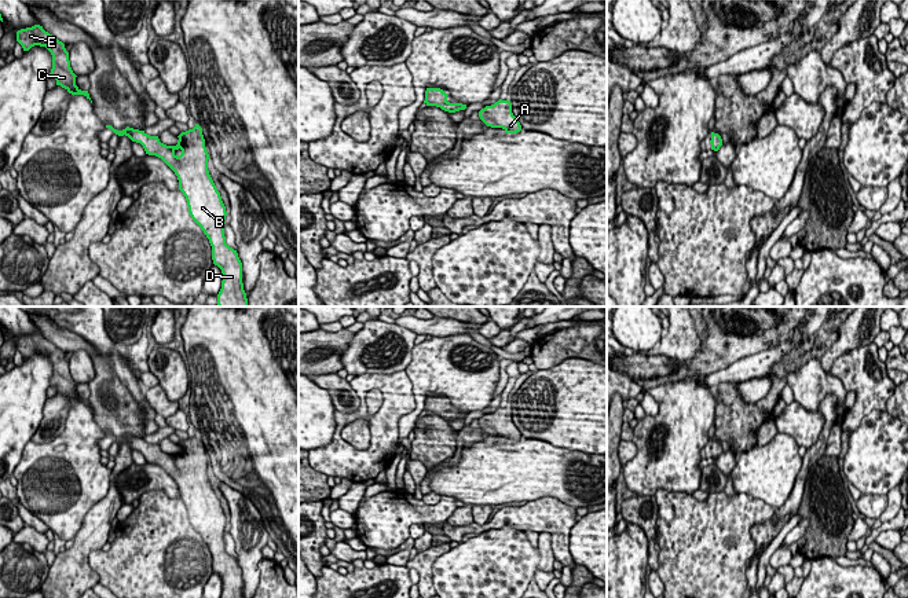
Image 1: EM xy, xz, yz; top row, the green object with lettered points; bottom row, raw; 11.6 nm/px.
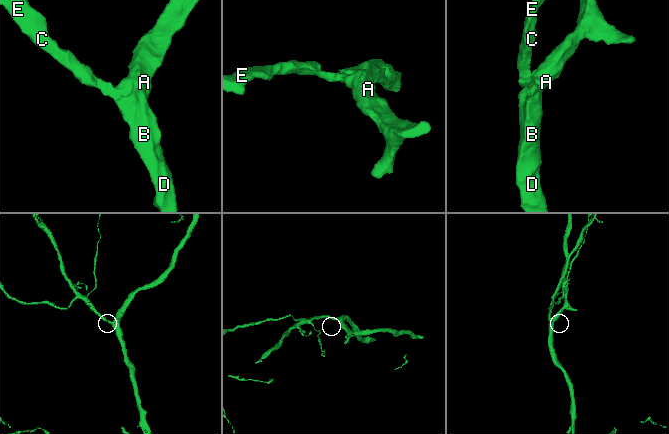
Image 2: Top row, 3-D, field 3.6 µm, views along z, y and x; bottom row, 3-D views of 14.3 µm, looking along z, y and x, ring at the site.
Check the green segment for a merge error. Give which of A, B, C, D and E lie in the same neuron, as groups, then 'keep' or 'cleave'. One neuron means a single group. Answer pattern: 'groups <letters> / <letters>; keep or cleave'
groups A B C D E; keep

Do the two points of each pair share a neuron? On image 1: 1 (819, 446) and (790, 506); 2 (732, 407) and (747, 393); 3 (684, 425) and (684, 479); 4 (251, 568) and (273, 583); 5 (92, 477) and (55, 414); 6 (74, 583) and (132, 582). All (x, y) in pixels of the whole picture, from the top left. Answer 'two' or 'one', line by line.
1: one
2: two
3: one
4: two
5: two
6: two

